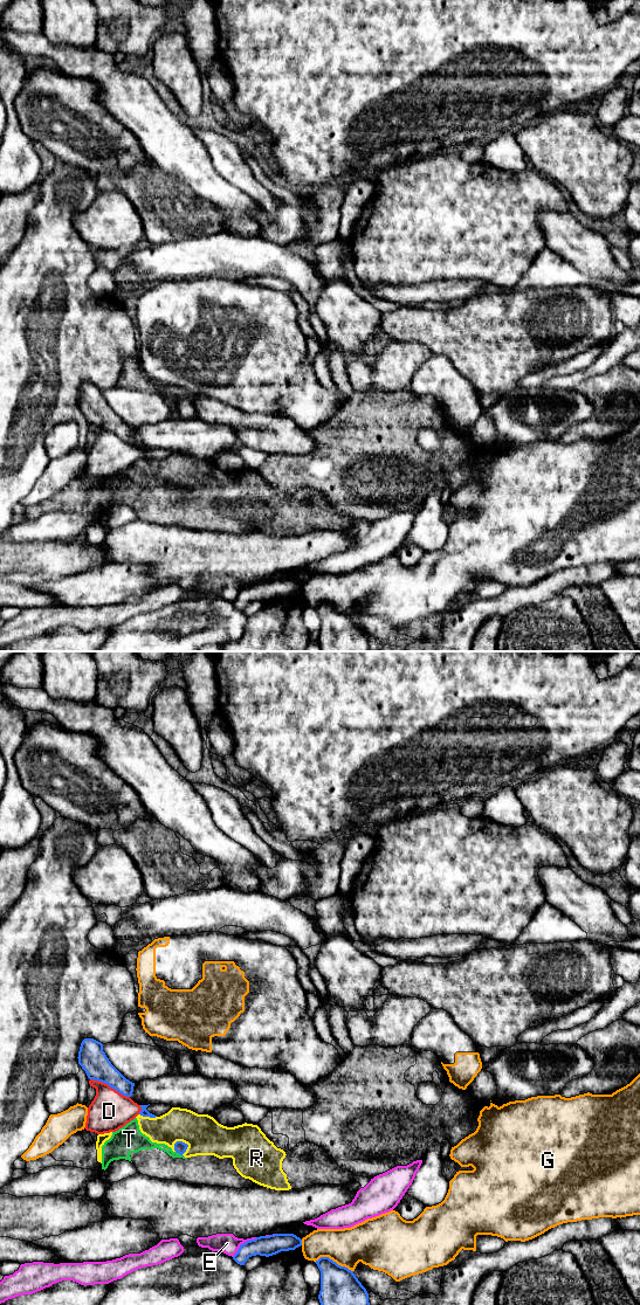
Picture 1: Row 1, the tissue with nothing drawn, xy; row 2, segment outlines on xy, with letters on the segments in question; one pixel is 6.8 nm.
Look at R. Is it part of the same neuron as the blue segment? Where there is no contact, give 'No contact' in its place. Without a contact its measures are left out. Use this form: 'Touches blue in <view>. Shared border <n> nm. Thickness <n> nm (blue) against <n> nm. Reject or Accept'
Touches blue in xy. Shared border 120 nm. Thickness 90 nm (blue) against 260 nm. Reject

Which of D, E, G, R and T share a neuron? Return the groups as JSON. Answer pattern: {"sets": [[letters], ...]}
{"sets": [["D"], ["E"], ["G"], ["R", "T"]]}

